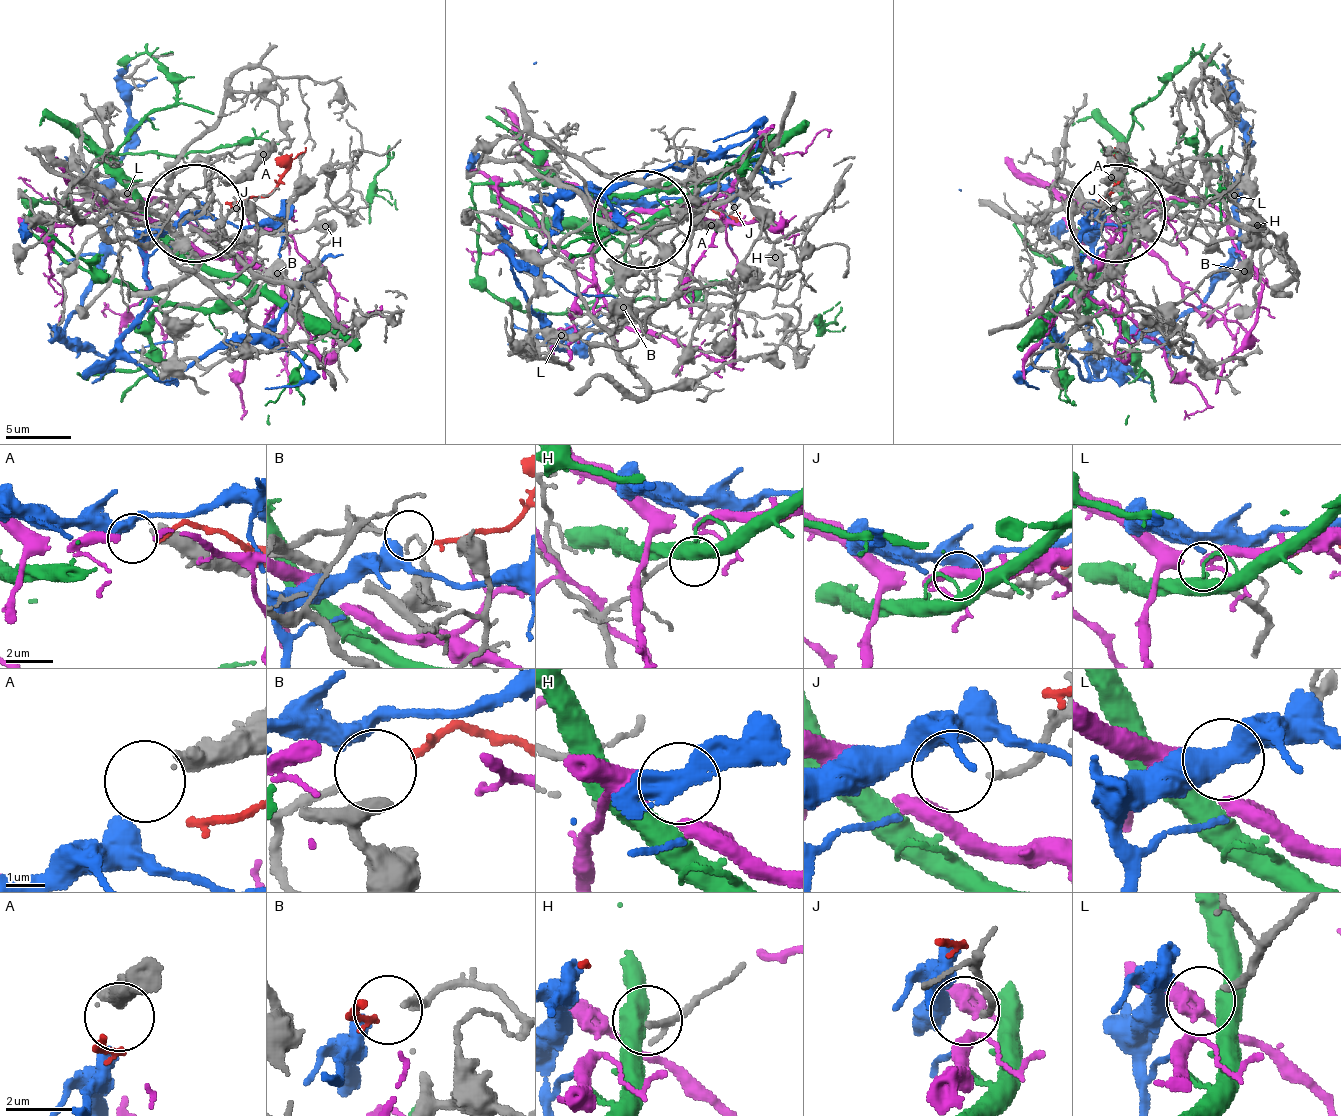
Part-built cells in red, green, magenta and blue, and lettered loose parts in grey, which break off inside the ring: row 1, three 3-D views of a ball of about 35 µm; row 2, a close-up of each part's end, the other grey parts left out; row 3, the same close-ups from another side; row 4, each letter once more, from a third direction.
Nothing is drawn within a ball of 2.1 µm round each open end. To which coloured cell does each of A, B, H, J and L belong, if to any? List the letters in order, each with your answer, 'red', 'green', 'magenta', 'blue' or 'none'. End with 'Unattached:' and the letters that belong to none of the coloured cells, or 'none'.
A: blue
B: red
H: none
J: none
L: magenta
Unattached: H, J

